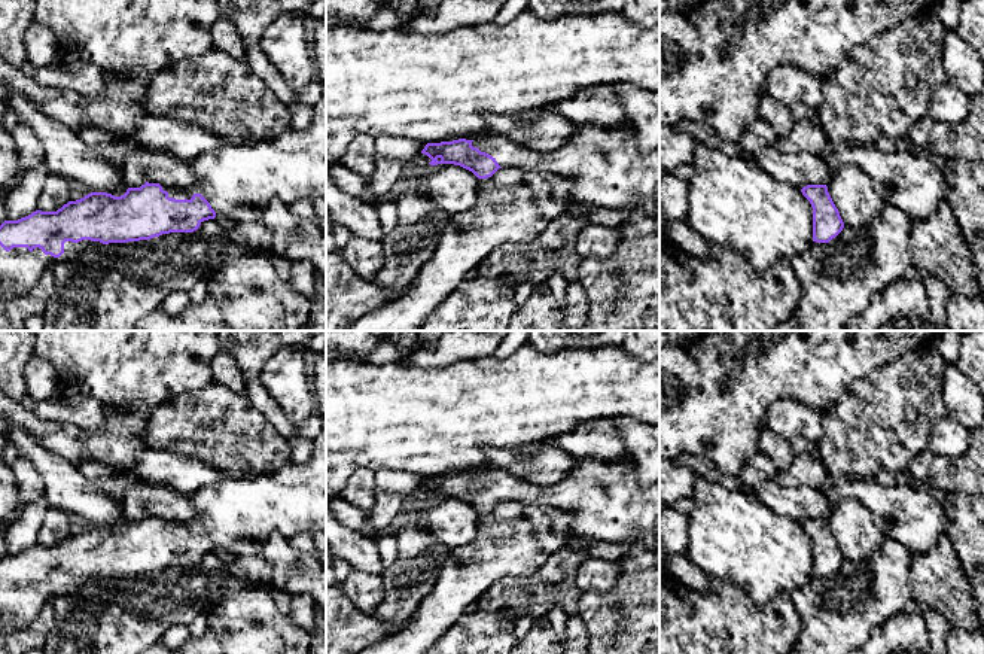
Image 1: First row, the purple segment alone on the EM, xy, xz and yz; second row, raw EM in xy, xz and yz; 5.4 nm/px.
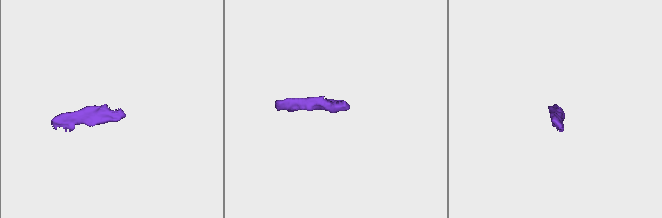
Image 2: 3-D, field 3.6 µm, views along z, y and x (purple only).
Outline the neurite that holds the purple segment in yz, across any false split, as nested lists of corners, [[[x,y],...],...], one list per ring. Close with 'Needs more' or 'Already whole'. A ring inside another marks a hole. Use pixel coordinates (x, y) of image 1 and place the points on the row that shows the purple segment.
[[[807,185],[802,195],[813,207],[813,241],[829,243],[844,228],[844,222],[835,207],[826,185]]]. Already whole

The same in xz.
[[[633,122],[612,130],[595,124],[581,124],[569,140],[551,152],[539,152],[505,136],[488,134],[475,140],[427,143],[421,153],[432,159],[430,165],[460,165],[478,179],[491,177],[499,168],[528,168],[564,176],[573,180],[572,201],[575,204],[642,212],[652,216],[659,231],[659,149],[640,153],[637,143],[639,131]]]. Needs more

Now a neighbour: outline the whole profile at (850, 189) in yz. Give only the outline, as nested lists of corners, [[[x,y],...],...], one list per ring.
[[[854,167],[832,171],[828,192],[844,225],[854,229],[869,228],[881,210],[883,203],[869,177]]]

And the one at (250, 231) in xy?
[[[249,203],[237,204],[225,216],[235,222],[235,228],[226,231],[226,235],[238,246],[252,253],[274,252],[272,235],[255,206]]]

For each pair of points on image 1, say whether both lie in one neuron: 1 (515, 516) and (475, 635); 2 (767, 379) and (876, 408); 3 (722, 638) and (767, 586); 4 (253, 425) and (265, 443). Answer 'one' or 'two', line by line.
1: two
2: two
3: two
4: one

